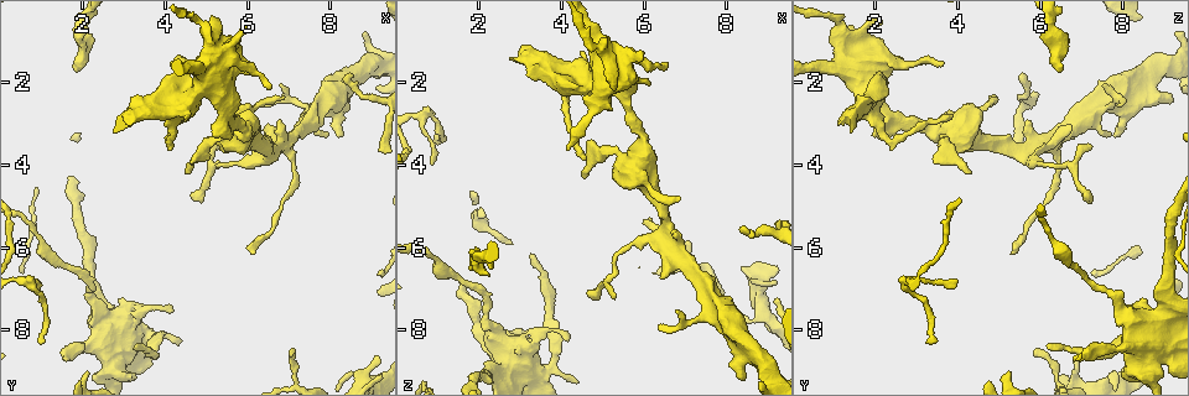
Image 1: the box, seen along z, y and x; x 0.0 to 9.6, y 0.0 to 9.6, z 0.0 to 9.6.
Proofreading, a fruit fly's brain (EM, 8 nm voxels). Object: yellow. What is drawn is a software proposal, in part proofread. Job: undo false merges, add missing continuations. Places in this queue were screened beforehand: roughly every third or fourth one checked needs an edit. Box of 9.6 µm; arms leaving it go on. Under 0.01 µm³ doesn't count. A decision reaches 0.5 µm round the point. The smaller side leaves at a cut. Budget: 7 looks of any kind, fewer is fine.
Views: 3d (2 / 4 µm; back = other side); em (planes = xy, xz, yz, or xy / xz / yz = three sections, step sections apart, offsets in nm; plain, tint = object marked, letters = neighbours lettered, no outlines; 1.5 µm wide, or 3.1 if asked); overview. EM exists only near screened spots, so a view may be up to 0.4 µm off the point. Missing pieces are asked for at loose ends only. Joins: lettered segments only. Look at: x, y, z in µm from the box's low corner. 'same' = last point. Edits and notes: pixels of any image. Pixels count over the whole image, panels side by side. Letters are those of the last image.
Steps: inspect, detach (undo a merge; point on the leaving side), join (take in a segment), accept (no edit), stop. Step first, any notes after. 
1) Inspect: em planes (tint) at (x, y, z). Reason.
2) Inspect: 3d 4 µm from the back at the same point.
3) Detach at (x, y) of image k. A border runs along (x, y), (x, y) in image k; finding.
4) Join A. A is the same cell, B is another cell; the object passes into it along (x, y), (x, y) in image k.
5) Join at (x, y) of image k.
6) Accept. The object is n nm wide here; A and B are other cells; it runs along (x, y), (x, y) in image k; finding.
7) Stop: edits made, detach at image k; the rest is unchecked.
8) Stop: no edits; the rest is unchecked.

Inspect: em planes (letters) at (4.50, 2.85, 3.85). Tapers out.

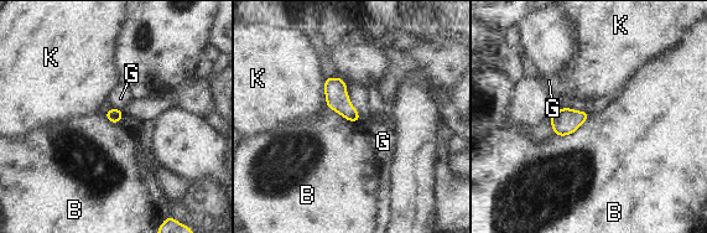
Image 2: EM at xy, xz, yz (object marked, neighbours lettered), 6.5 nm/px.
Accept. B, G and K are other cells; a border runs along (591, 113), (573, 133), (555, 136) in image 2; no lettered segment goes on from it.

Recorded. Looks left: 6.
Inspect: 3d 4 µm at (5.00, 0.85, 1.20). Calibre changes.

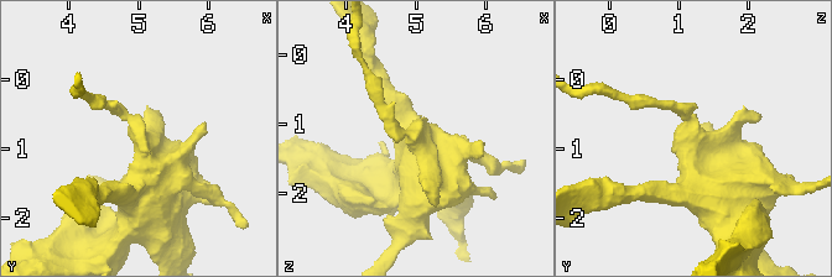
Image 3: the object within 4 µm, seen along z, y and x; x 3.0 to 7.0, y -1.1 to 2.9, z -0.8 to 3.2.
Inspect: em planes (letters) at (5.00, 0.80, 1.20). The arms are 190, 700 nm wide.

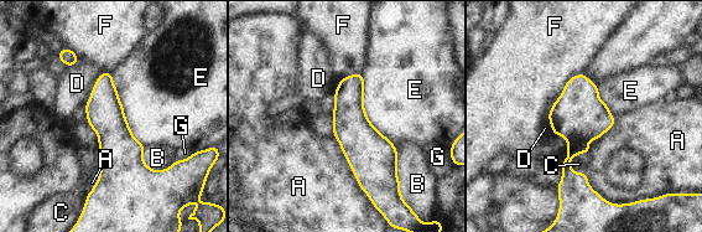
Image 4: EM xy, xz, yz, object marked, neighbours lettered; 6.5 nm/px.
Accept. The object is 240 nm wide here; A, B, C, D, E, F and G are other cells; it runs along (108, 75), (112, 181), (103, 194) in image 4; all the same neuron.

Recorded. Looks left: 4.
Inspect: em planes (letters) at (1.60, 8.65, 6.75). An open end.

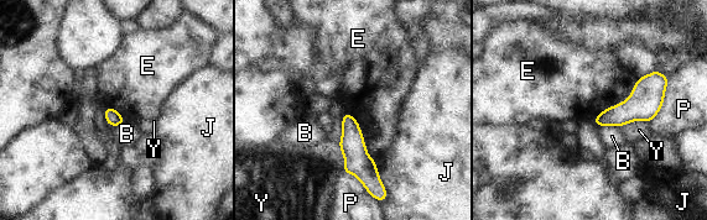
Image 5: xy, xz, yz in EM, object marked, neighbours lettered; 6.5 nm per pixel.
Accept. B, E, J, P and Y are other cells; it runs along (347, 116), (355, 157), (375, 177) in image 5; no lettered segment goes on from it.

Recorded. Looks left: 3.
Stop: no edits; the rest is unchecked.

